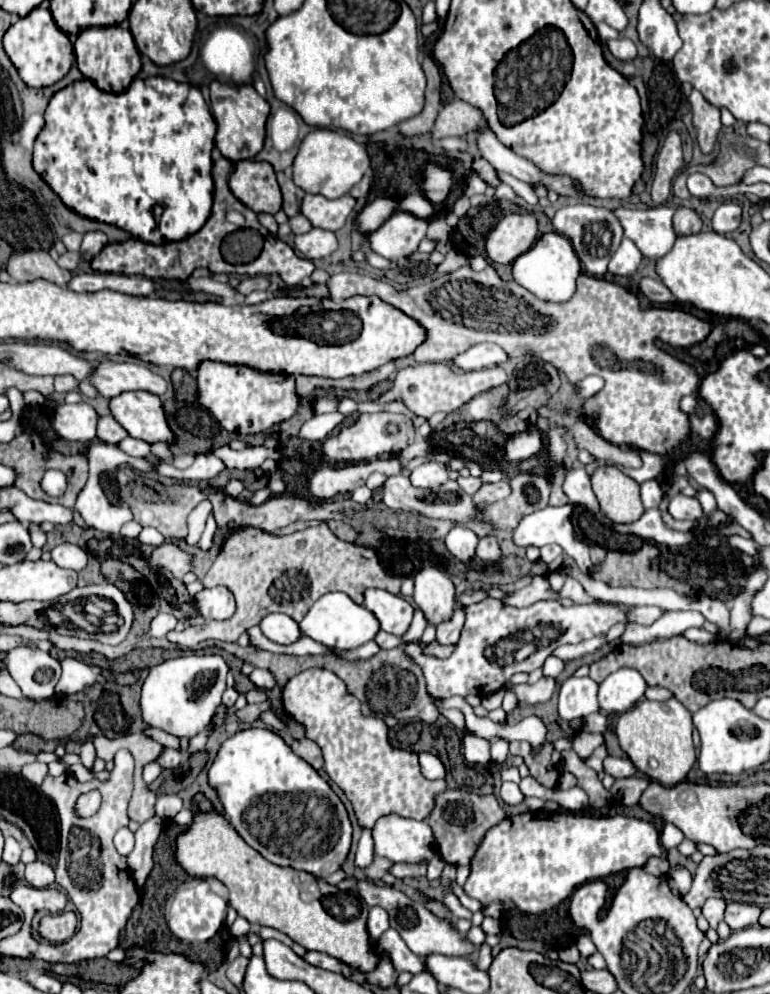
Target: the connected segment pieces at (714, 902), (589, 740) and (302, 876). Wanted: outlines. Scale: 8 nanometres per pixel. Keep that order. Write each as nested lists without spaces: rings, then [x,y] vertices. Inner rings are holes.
[[[707,899],[703,905],[703,915],[709,921],[711,929],[717,929],[717,925],[723,921],[723,911],[725,911],[725,901],[719,899]]]
[[[579,731],[575,737],[573,737],[573,749],[577,751],[577,755],[581,759],[589,757],[591,751],[595,747],[603,745],[603,735],[601,733],[587,733],[587,731]]]
[[[197,793],[193,803],[197,813],[193,815],[189,829],[177,835],[175,841],[175,859],[191,877],[215,877],[223,881],[231,893],[229,905],[249,923],[279,929],[309,951],[339,957],[357,969],[375,969],[379,955],[371,953],[365,927],[369,905],[363,905],[355,893],[349,893],[339,901],[339,889],[327,881],[303,871],[271,865],[239,837],[229,819],[215,811],[203,793]],[[345,903],[355,909],[353,915],[345,915]]]

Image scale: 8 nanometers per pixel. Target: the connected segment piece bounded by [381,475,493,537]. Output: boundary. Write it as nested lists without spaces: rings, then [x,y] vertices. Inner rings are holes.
[[[395,475],[389,477],[383,485],[383,497],[381,501],[393,509],[393,511],[407,511],[407,513],[415,513],[415,515],[423,515],[423,517],[433,517],[433,519],[453,519],[459,525],[465,525],[469,529],[473,529],[479,537],[489,535],[489,531],[493,529],[491,525],[483,525],[477,517],[475,511],[471,507],[471,497],[455,483],[455,481],[447,481],[445,485],[439,487],[439,491],[427,491],[427,489],[415,489],[409,481],[409,477],[403,475]]]

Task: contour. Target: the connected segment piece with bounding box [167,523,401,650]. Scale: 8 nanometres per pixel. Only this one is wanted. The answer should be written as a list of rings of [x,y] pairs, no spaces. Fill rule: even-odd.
[[[319,523],[315,527],[307,527],[305,531],[297,531],[297,533],[291,533],[291,535],[285,535],[285,537],[271,535],[271,533],[267,533],[263,529],[257,529],[257,527],[239,527],[239,529],[235,529],[223,541],[223,547],[221,547],[217,559],[213,561],[211,569],[201,579],[201,583],[203,583],[203,587],[225,585],[237,599],[237,613],[235,613],[235,617],[231,617],[227,621],[211,620],[200,626],[188,626],[181,632],[170,631],[167,634],[167,639],[172,643],[176,643],[180,649],[195,650],[196,644],[209,639],[235,643],[239,639],[239,635],[243,635],[251,625],[259,623],[259,617],[263,617],[263,613],[275,613],[275,611],[285,613],[285,615],[289,615],[291,619],[295,619],[299,623],[305,617],[305,613],[311,609],[311,605],[321,595],[325,595],[329,591],[343,591],[359,605],[363,603],[363,593],[369,587],[385,589],[385,591],[389,591],[393,595],[399,595],[401,577],[399,575],[389,575],[385,571],[385,567],[381,565],[377,553],[371,547],[339,541],[331,533],[327,523]]]

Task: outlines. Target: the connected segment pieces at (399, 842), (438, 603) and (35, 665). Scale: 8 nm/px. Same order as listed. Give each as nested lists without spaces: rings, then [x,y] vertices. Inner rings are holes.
[[[383,815],[371,829],[375,855],[395,863],[419,863],[437,855],[435,837],[425,821]]]
[[[423,567],[415,575],[413,599],[431,625],[439,625],[453,617],[455,587],[449,575],[435,567]]]
[[[17,647],[7,653],[7,667],[9,675],[29,699],[43,701],[55,695],[61,663],[49,653],[37,647]]]

